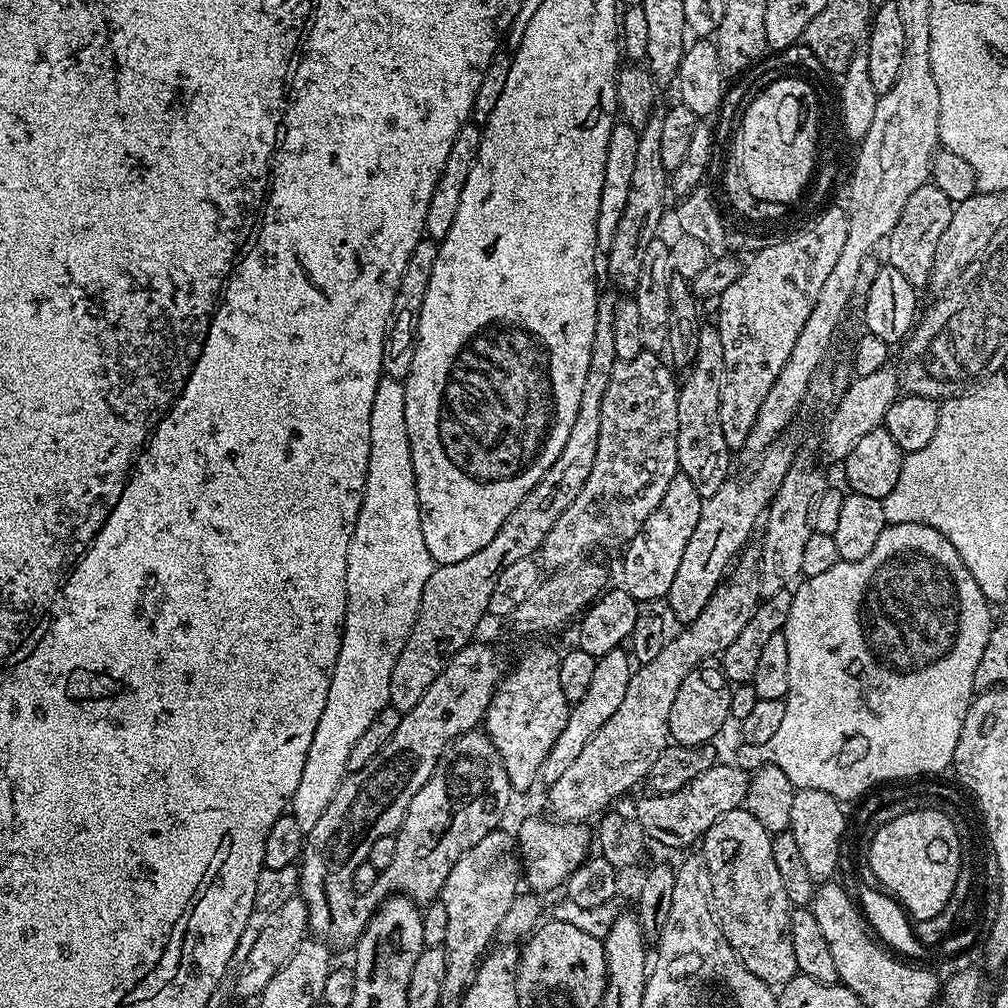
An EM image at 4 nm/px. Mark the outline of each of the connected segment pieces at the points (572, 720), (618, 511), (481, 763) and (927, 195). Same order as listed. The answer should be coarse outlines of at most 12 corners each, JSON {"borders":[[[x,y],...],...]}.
{"borders":[[[623,647],[596,657],[586,695],[566,726],[539,783],[547,786],[577,760],[586,742],[626,699],[634,661]],[[617,363],[545,569],[627,545],[680,463],[678,380]],[[487,734],[455,736],[360,908],[439,897],[514,793]],[[936,184],[910,194],[887,263],[928,284],[954,202]]]}

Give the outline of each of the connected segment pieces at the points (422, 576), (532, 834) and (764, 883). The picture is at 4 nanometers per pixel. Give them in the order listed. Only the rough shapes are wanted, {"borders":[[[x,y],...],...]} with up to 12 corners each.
{"borders":[[[381,375],[346,618],[290,814],[307,833],[389,707],[434,561],[404,381]],[[530,816],[516,833],[536,894],[563,887],[587,860],[585,823]],[[741,806],[704,833],[720,929],[767,984],[796,975],[772,836]]]}

